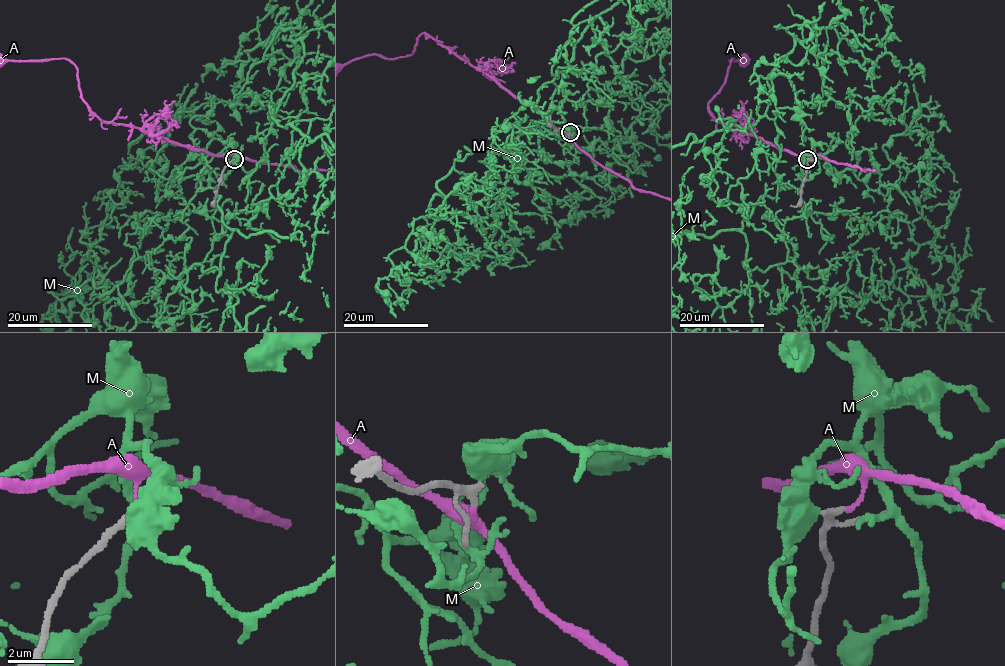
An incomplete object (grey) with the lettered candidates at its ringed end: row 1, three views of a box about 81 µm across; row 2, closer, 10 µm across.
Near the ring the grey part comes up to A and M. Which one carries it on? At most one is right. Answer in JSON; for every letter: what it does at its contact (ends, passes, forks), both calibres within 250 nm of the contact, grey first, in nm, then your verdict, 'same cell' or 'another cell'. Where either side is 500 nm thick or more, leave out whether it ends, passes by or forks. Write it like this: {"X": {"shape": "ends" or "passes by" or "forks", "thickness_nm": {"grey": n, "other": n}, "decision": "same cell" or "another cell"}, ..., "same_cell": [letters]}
{"A": {"shape": "ends", "thickness_nm": {"grey": 200, "other": 110}, "decision": "another cell"}, "M": {"thickness_nm": {"grey": 200, "other": 650}, "decision": "another cell"}, "same_cell": []}

